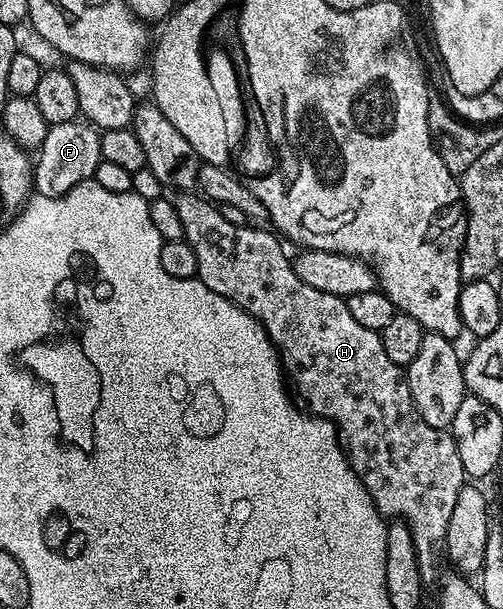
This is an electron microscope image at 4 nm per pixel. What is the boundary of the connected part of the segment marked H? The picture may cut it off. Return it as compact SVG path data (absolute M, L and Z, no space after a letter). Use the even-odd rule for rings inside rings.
M192 191L181 192L175 198L175 203L178 219L182 219L184 240L190 243L190 247L194 247L194 259L198 259L196 277L202 283L206 283L206 287L210 287L210 291L218 291L218 295L222 295L226 299L230 299L230 303L242 307L242 311L249 313L268 332L268 338L270 338L280 354L282 369L286 374L286 381L290 386L291 396L299 402L305 413L311 413L314 417L324 417L327 421L333 421L337 427L344 454L348 456L348 462L351 463L353 471L356 472L358 479L366 487L370 499L374 499L374 507L378 510L381 517L385 519L399 519L408 525L408 530L414 539L414 547L416 548L418 571L422 575L425 586L435 586L438 581L436 564L442 561L441 553L444 536L446 535L446 527L450 527L450 515L454 511L454 502L458 499L458 491L462 491L462 487L466 484L462 458L458 456L456 440L452 437L451 432L430 427L424 422L422 415L418 415L416 404L410 395L410 387L408 386L405 370L401 366L395 365L386 356L386 347L382 347L380 335L374 331L370 331L370 327L362 327L362 323L357 323L354 315L350 315L350 307L347 300L338 295L326 295L326 291L318 291L316 288L307 285L307 283L302 283L302 279L298 279L290 257L284 254L284 249L280 246L282 244L281 238L275 232L269 231L264 227L249 227L248 225L231 226L229 221L222 217L219 208L213 202Z

